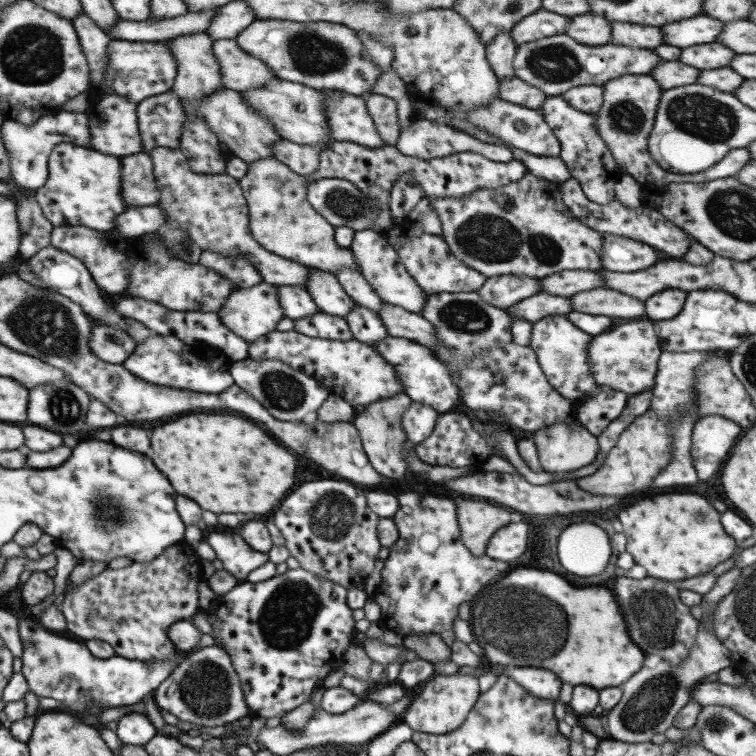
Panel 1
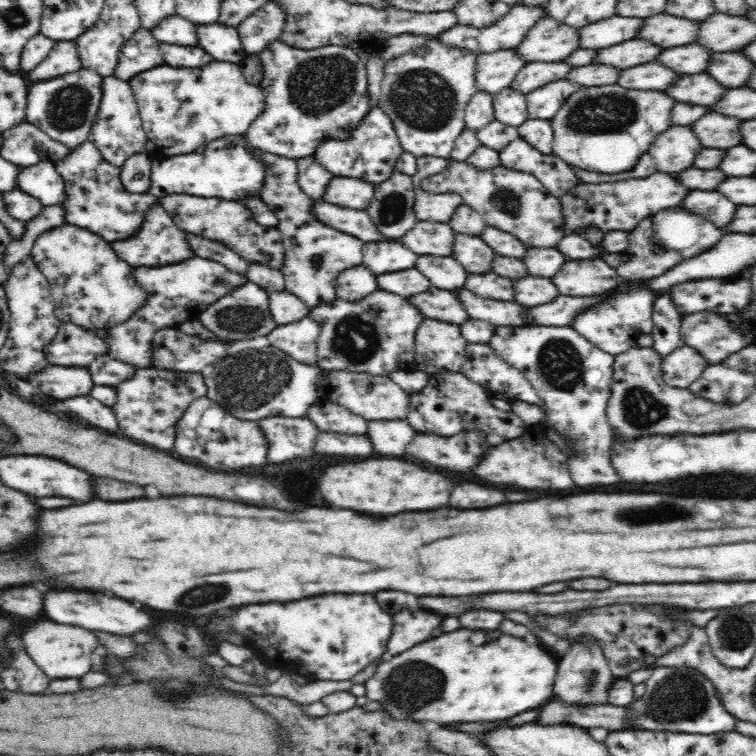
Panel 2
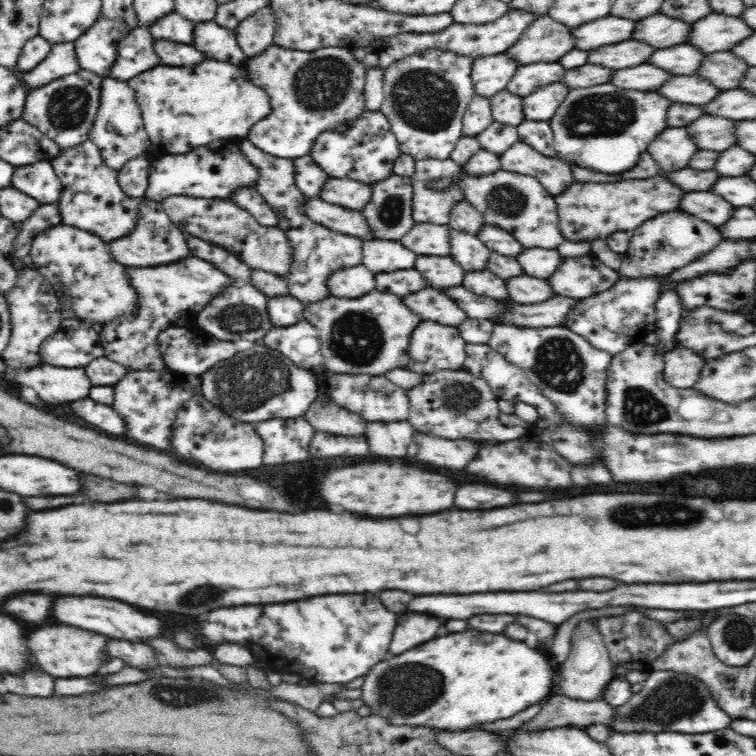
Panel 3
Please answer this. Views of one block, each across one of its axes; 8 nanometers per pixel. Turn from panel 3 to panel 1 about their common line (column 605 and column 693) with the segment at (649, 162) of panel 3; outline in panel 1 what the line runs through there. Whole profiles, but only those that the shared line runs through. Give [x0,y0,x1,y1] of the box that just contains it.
[595,74,752,184]

